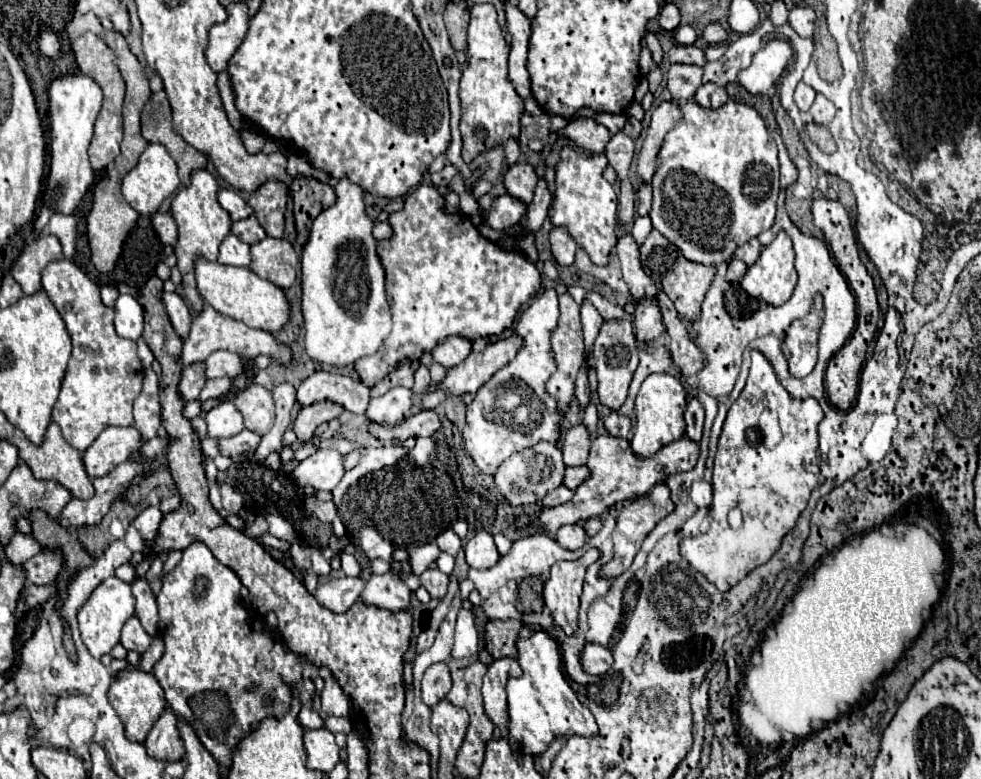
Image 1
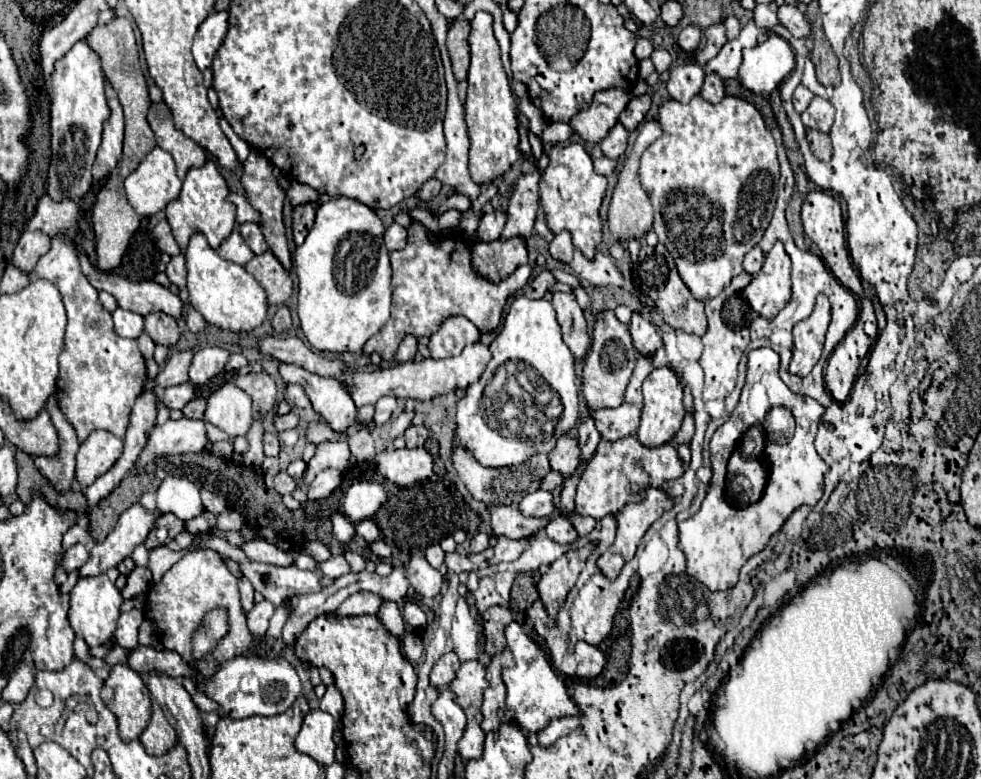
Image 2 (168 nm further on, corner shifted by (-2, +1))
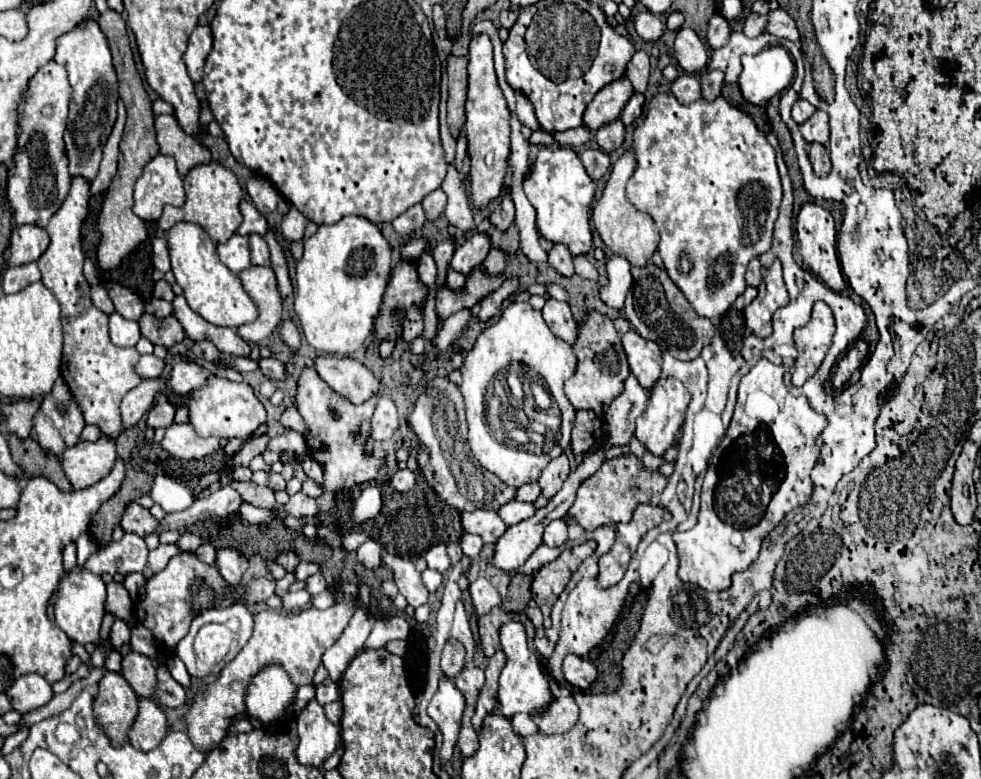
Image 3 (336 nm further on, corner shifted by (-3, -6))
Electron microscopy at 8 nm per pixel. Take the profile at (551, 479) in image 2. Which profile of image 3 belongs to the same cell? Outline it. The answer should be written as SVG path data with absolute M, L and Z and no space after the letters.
M537 483L521 485L521 487L517 487L515 501L527 501L527 503L533 503L539 495L541 495L541 489L539 489L539 485L537 485Z

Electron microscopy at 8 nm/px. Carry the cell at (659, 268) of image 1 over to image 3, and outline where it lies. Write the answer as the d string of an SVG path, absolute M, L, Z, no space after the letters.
M653 263L645 267L633 267L633 311L637 317L627 317L633 331L643 339L655 341L661 351L671 353L679 361L693 361L699 357L701 349L711 343L715 331L707 317L699 317L695 309L685 301L685 295L669 281L667 273Z

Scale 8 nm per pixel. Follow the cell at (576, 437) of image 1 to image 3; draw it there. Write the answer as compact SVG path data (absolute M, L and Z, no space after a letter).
M567 455L555 457L553 461L549 461L549 465L543 469L541 477L539 477L539 487L541 487L541 495L551 499L565 483L565 479L569 477L569 459Z

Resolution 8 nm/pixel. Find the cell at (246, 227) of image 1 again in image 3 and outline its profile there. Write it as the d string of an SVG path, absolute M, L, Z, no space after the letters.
M249 235L249 249L253 265L269 265L269 247L261 235Z

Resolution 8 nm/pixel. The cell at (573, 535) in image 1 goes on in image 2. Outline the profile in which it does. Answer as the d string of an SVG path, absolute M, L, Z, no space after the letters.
M556 514L552 516L552 522L548 524L546 536L558 544L572 544L578 538L574 526L564 516L556 516Z

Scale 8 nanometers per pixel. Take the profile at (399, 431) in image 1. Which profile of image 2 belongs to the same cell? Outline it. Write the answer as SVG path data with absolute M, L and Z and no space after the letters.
M424 424L420 426L408 426L404 432L406 438L406 448L418 448L424 446L424 442L428 440L428 428Z

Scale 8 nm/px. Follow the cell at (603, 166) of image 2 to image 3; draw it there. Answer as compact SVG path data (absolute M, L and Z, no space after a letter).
M587 149L579 155L579 159L581 159L587 175L593 181L599 181L605 175L605 171L609 169L609 155L601 149Z

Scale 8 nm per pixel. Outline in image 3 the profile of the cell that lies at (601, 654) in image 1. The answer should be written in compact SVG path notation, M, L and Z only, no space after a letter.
M569 655L569 657L565 657L565 661L563 661L563 675L565 675L565 679L567 679L573 687L587 689L587 687L595 681L597 669L595 669L589 661L585 661L585 659L577 657L577 655Z

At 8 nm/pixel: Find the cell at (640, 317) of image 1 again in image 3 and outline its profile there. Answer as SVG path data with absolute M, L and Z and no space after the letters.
M627 331L623 335L623 349L631 373L649 391L661 377L661 349L653 341L645 341L641 335Z

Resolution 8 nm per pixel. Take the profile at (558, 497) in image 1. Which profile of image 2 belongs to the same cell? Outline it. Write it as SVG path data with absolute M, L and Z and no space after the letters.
M536 490L524 496L518 508L522 510L522 514L528 514L528 516L552 516L556 512L554 494L548 490Z

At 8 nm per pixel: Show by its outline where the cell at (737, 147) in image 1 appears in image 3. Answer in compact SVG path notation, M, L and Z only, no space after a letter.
M659 93L651 99L649 103L649 111L643 119L643 123L639 123L633 131L633 145L631 151L635 153L637 159L637 167L627 183L627 199L631 201L631 205L635 205L639 211L645 211L653 217L655 225L661 231L661 241L659 241L659 255L665 263L665 271L667 275L673 279L673 283L683 291L683 295L687 297L687 301L693 305L693 309L707 319L713 317L721 317L731 303L745 291L745 271L747 265L753 257L759 257L761 253L771 249L771 241L773 241L773 225L777 221L777 213L779 213L779 205L781 205L781 181L779 181L779 171L775 165L775 151L773 147L767 143L765 135L761 131L757 131L753 119L749 115L745 115L743 111L731 107L723 97L717 97L715 101L705 101L705 99L697 99L689 105L681 105L675 95L671 93Z

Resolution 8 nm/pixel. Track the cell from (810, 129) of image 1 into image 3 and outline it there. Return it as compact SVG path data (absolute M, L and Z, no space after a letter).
M811 145L809 161L813 165L813 171L819 177L825 177L831 171L831 159L829 159L829 153L827 153L827 149L823 145Z

